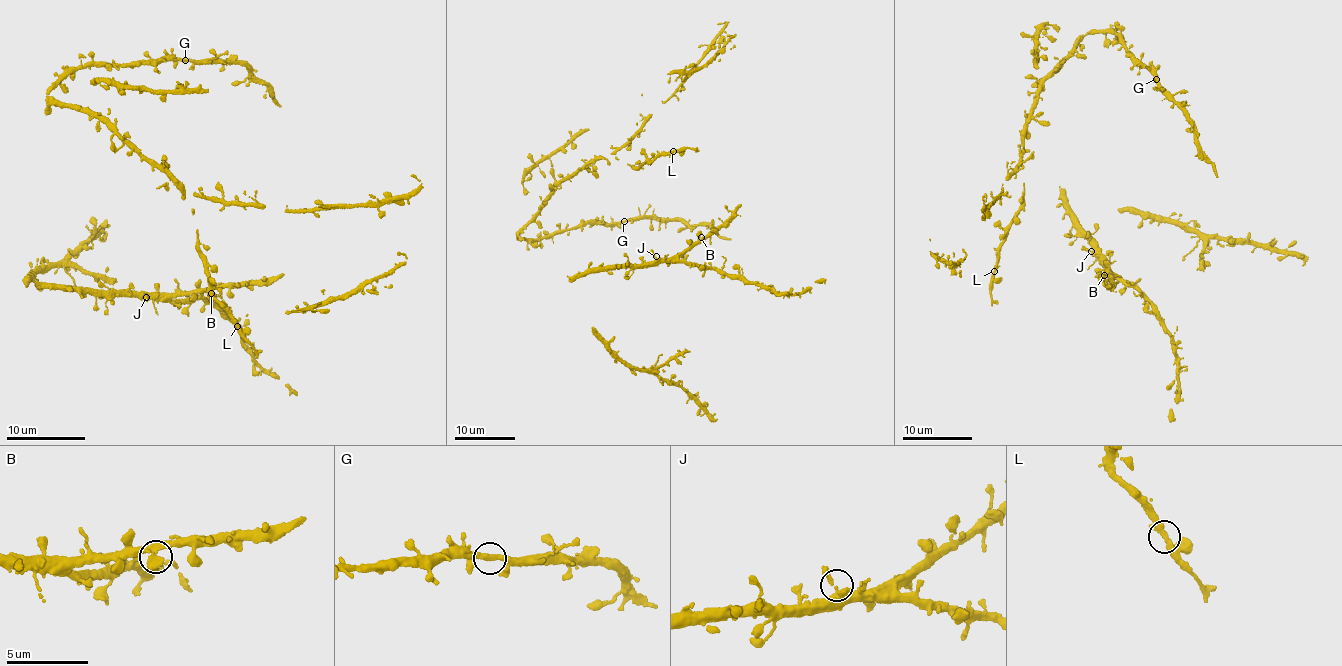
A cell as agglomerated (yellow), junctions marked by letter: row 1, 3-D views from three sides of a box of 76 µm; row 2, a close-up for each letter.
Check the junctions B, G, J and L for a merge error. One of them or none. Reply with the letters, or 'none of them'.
none of them

